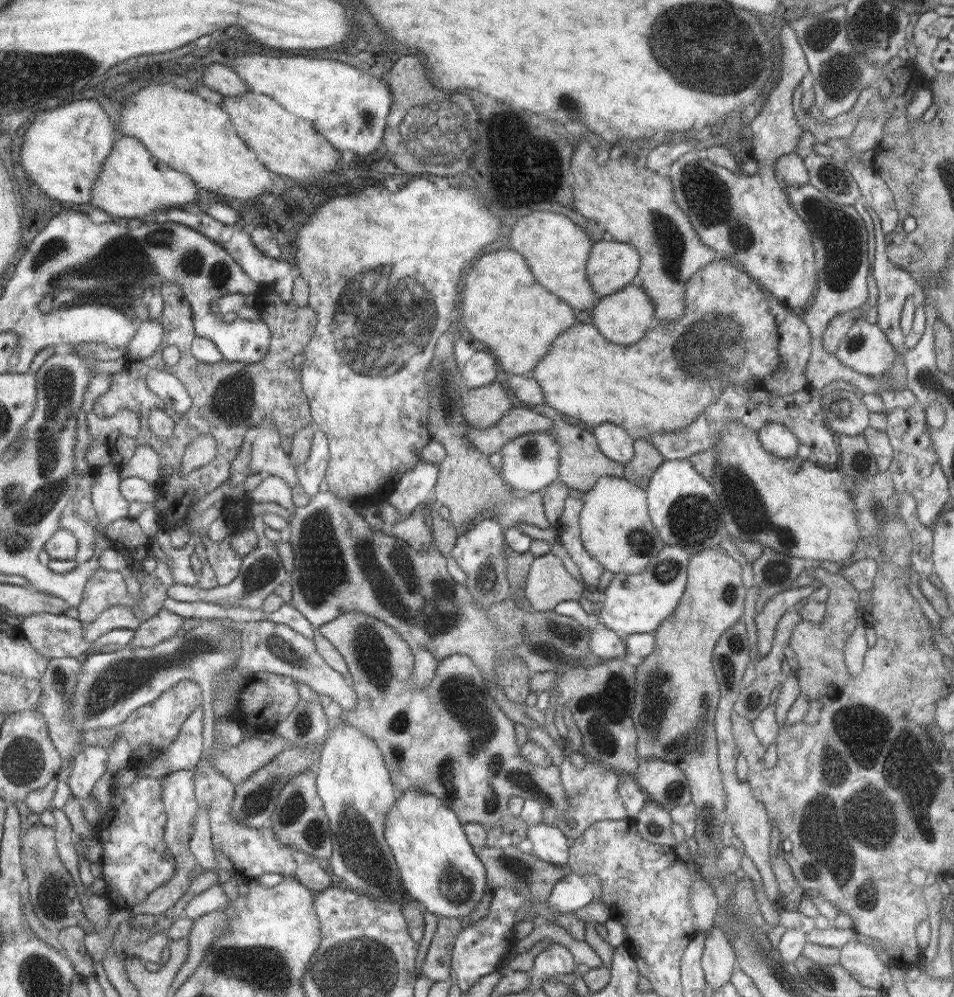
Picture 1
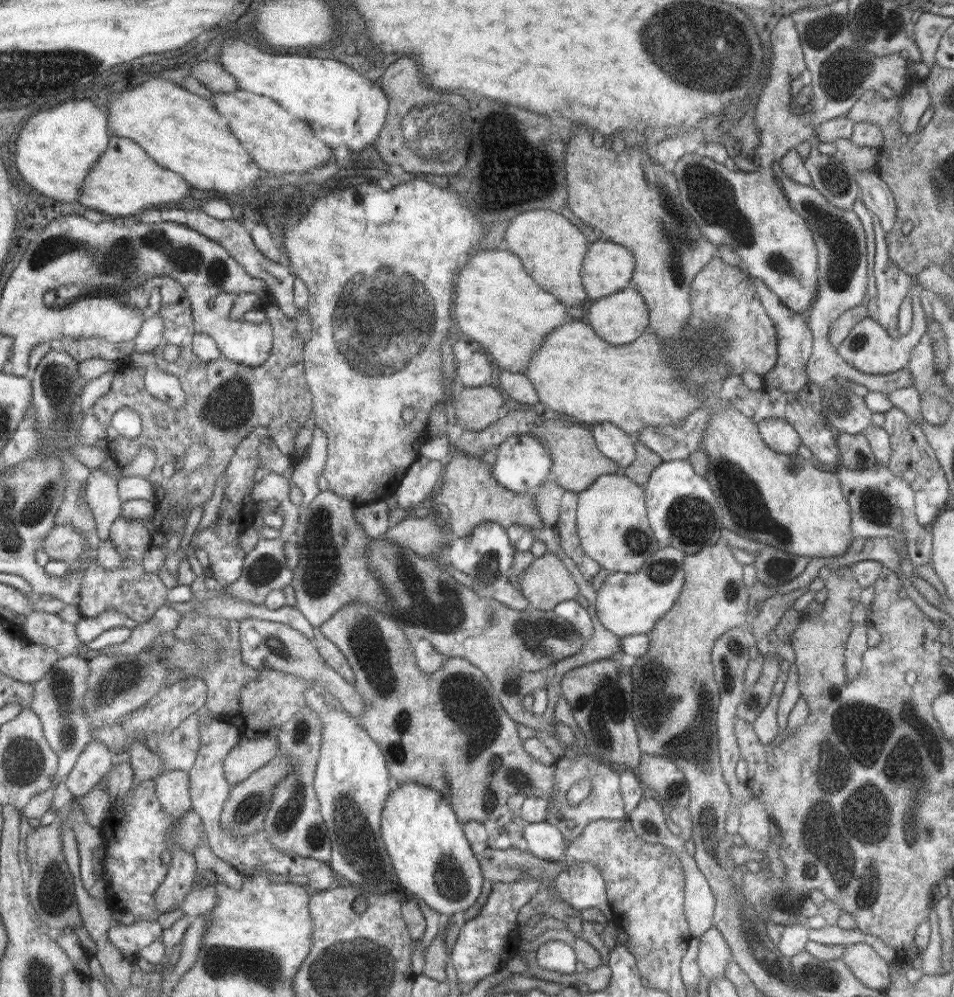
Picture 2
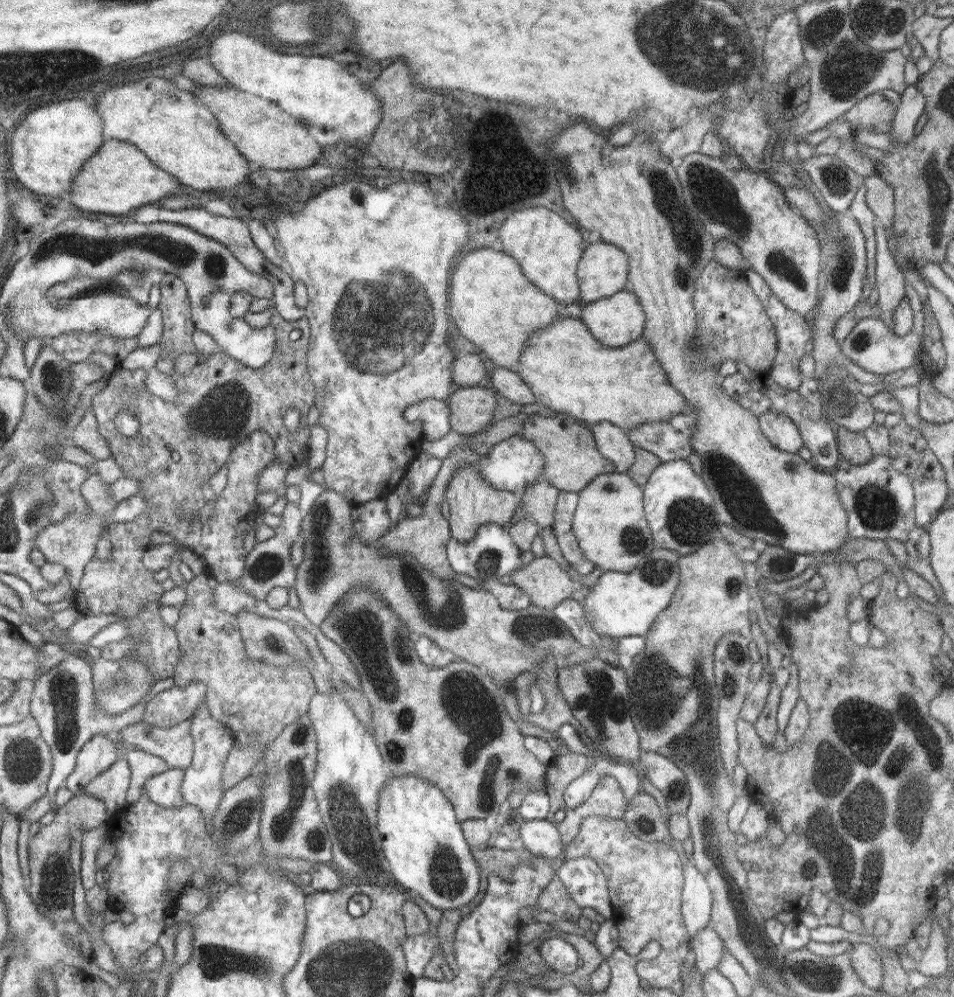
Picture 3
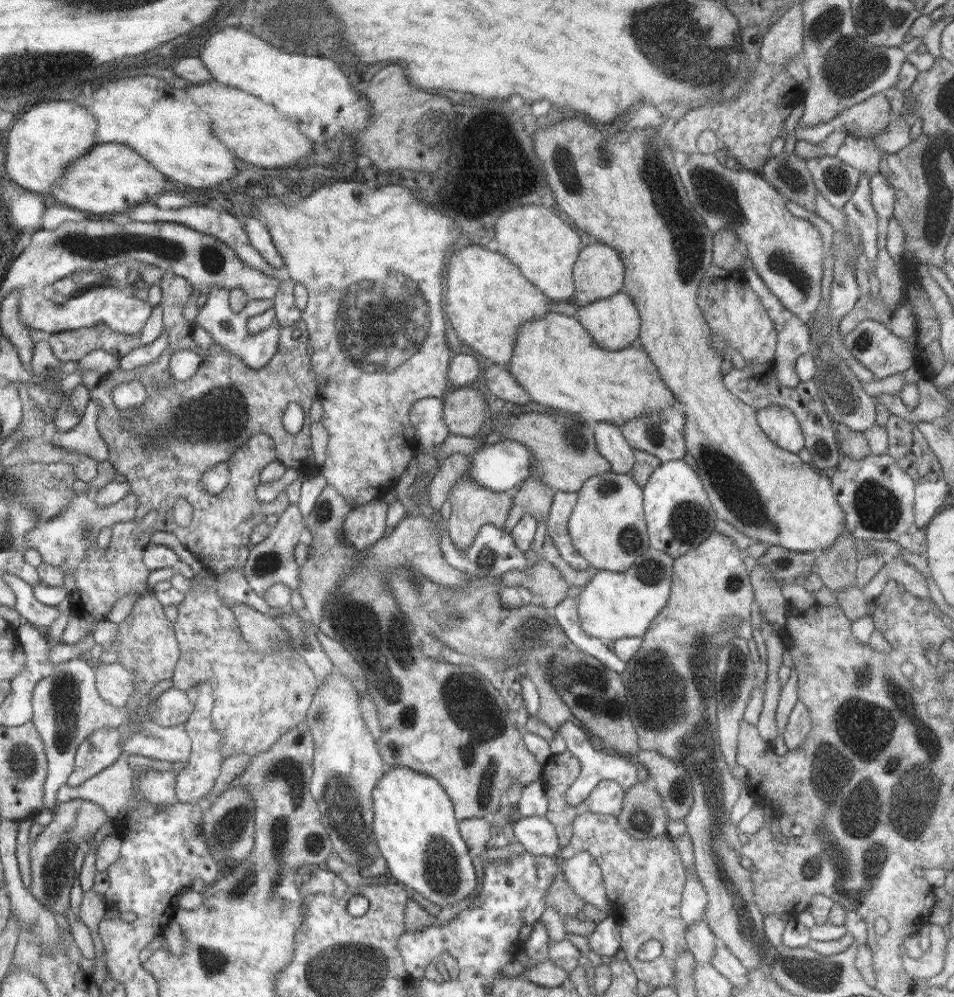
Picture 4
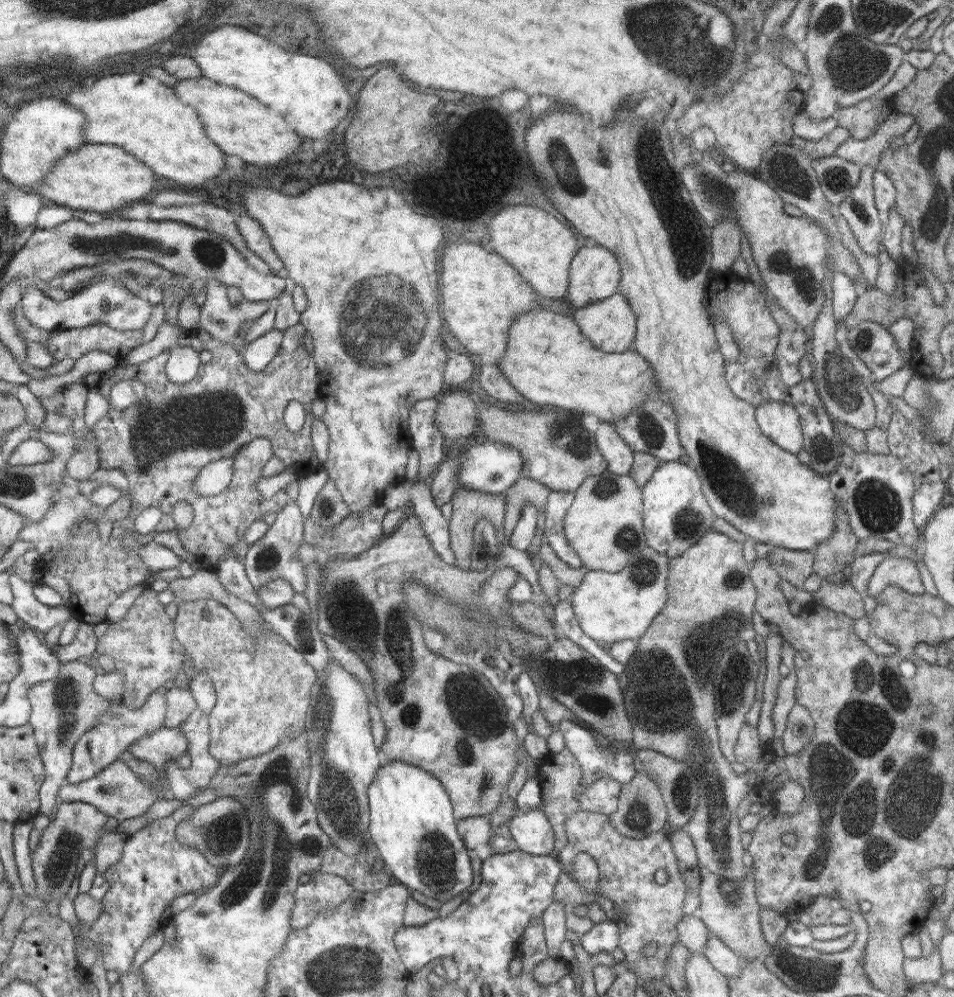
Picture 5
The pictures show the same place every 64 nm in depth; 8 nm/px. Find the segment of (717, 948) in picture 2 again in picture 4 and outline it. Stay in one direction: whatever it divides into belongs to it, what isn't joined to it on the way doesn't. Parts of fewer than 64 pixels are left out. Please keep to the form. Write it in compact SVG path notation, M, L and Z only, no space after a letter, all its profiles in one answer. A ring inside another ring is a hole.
M697 922L693 926L685 926L685 942L687 950L695 956L697 964L709 964L715 956L717 946L721 946L721 940L709 930L705 922Z

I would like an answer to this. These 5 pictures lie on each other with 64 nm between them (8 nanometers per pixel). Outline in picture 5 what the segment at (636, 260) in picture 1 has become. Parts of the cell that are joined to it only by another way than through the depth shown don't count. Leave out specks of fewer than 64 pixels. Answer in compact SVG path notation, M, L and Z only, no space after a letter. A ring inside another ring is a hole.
M597 244L579 248L571 260L569 270L569 294L567 302L575 308L591 306L619 292L619 278L623 268L613 252Z

